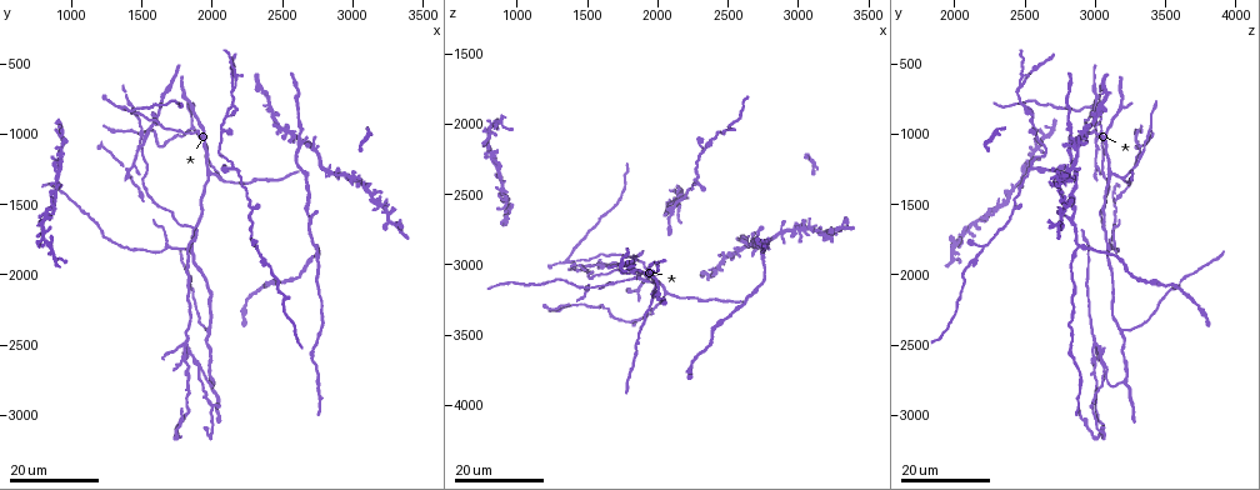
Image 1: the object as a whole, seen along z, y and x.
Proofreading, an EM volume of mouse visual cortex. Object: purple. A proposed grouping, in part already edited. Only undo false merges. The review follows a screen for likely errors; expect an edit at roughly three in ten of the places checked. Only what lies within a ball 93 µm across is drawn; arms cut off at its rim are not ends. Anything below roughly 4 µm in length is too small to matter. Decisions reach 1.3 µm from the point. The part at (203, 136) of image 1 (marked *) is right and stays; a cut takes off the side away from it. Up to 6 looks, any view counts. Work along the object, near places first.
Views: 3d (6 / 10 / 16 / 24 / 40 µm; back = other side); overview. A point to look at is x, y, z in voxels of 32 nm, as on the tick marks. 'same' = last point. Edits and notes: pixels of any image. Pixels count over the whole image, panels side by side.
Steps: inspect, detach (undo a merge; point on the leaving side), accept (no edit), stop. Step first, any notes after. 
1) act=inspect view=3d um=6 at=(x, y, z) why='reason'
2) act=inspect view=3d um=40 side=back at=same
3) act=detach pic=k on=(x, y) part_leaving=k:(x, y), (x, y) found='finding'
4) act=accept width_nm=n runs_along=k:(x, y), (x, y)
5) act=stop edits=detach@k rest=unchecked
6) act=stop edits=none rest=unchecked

act=inspect view=3d um=16 at=(3040, 1300, 2680)

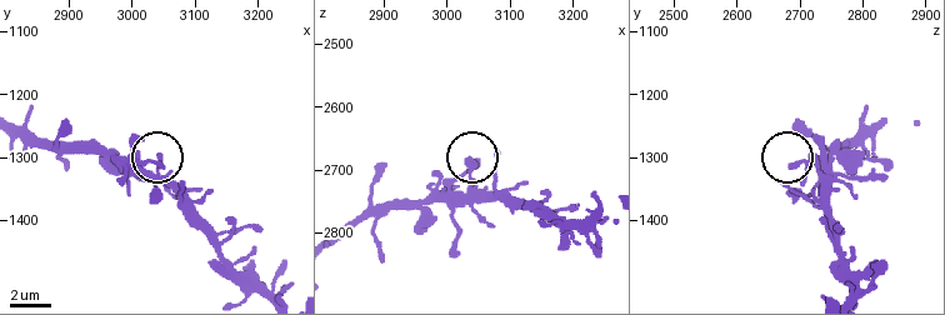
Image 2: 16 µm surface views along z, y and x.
act=inspect view=3d um=6 at=(3035, 1310, 2700)

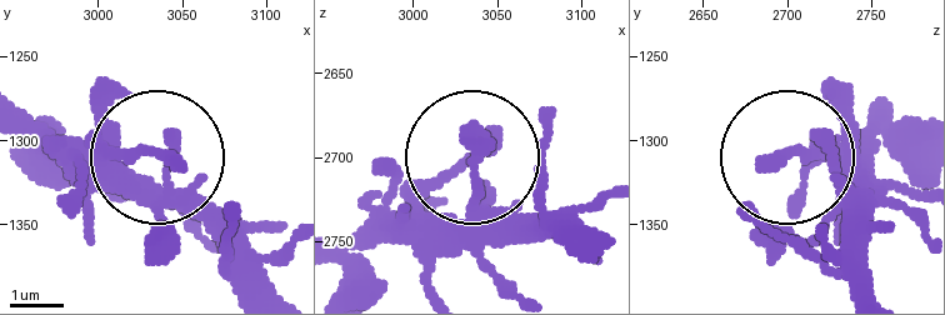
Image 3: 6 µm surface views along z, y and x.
act=accept found='continuous, no second neuron'

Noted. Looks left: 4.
act=inspect view=3d um=16 at=(1980, 1280, 3120) why='looks like a crossing'

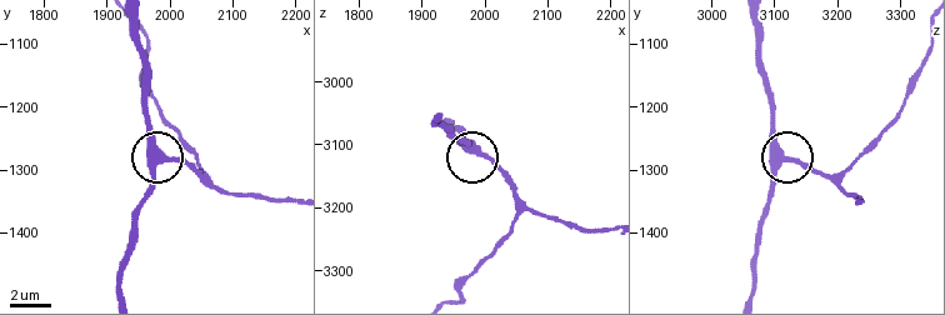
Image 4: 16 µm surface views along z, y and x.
act=inspect view=3d um=6 at=(1990, 1280, 3115) why='zoom in'

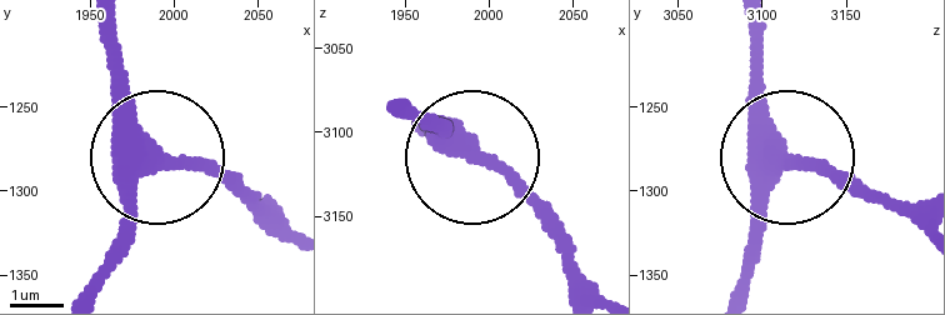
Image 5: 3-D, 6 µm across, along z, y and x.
act=accept width_nm=310 runs_along=5:(750, 29), (755, 110), (781, 164), (741, 294) found='continuous, no second neuron'

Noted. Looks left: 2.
act=inspect view=3d um=24 at=(1980, 2380, 3140) why='calibre changes'

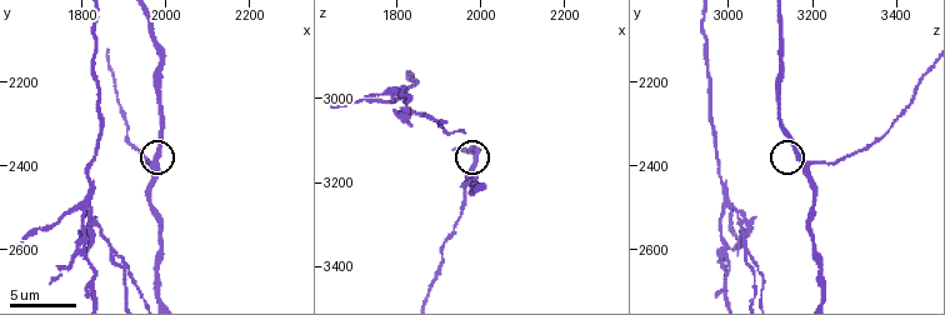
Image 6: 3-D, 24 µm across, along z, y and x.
act=inspect view=3d um=6 at=(1980, 2370, 3165)

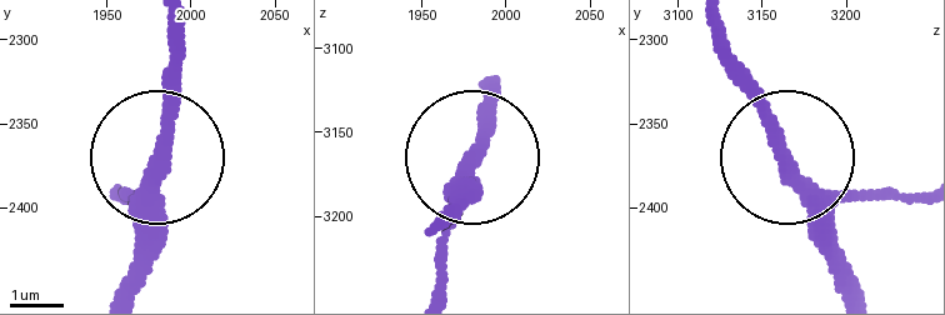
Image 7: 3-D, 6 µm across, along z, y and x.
act=accept width_nm=280 runs_along=7:(168, 26), (145, 276) found='continuous, no second neuron'

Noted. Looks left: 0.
act=stop edits=none rest=unchecked

